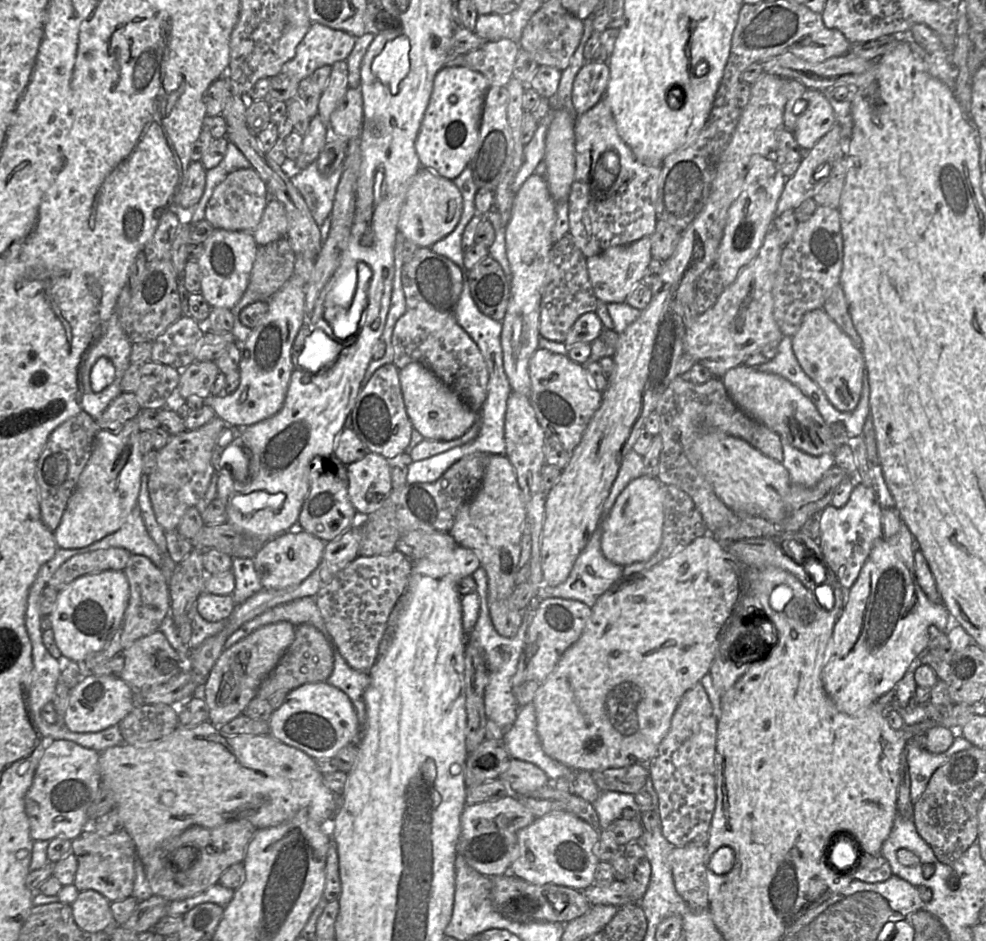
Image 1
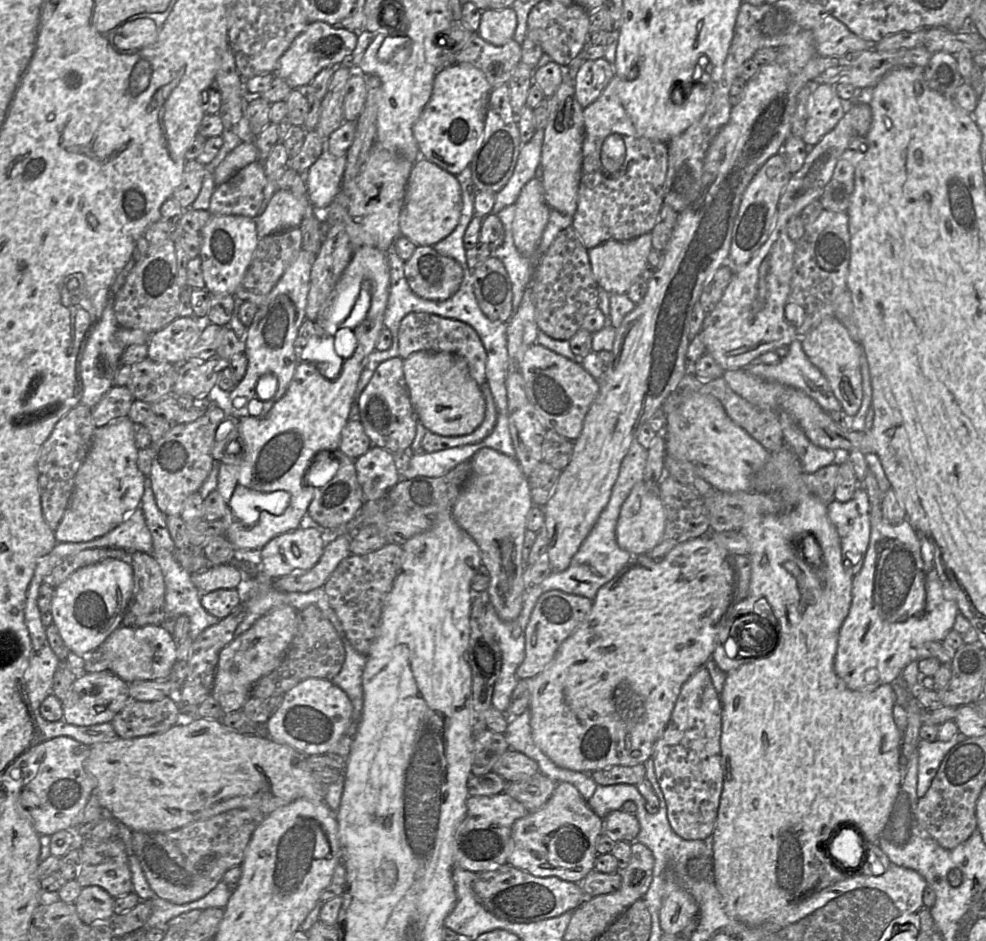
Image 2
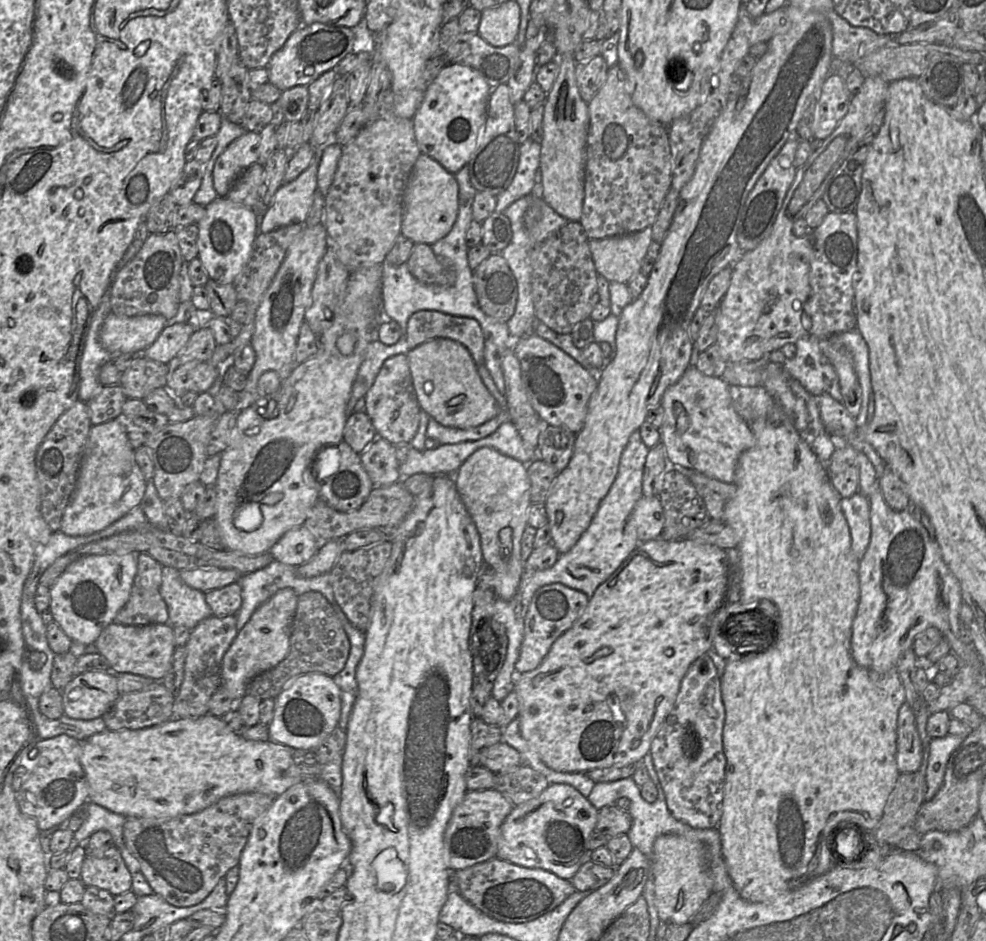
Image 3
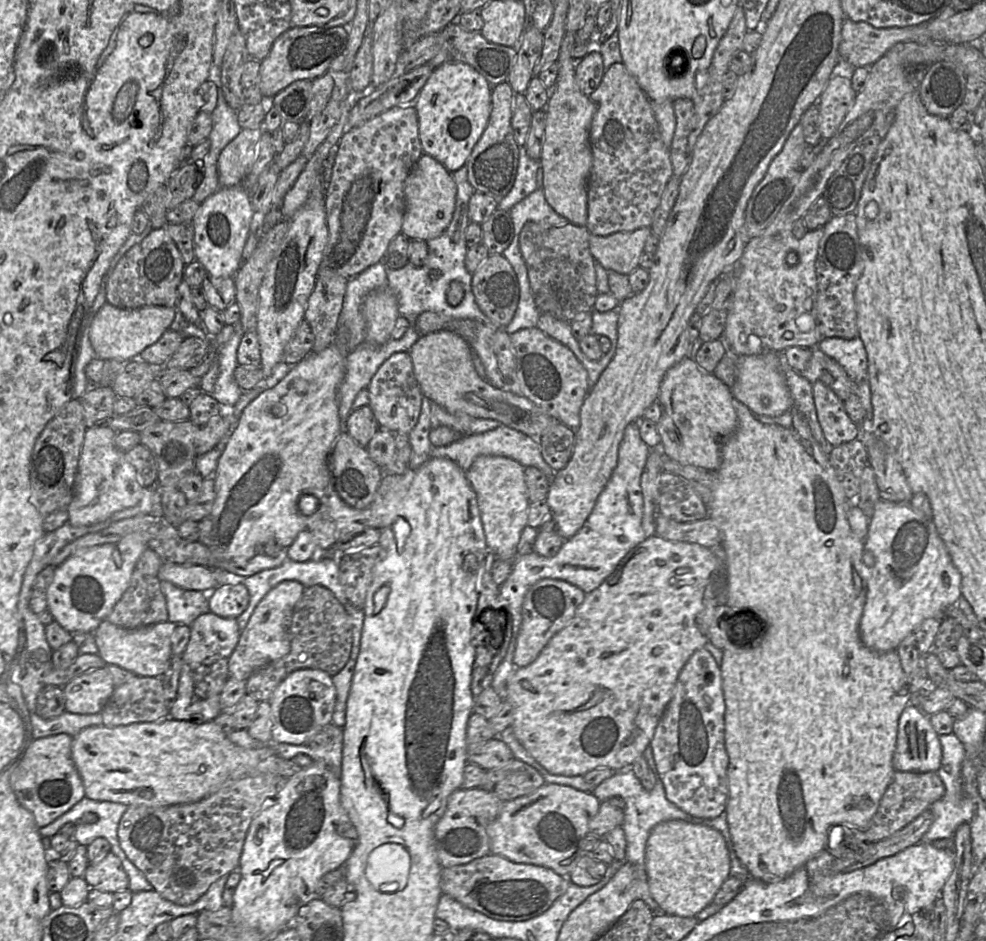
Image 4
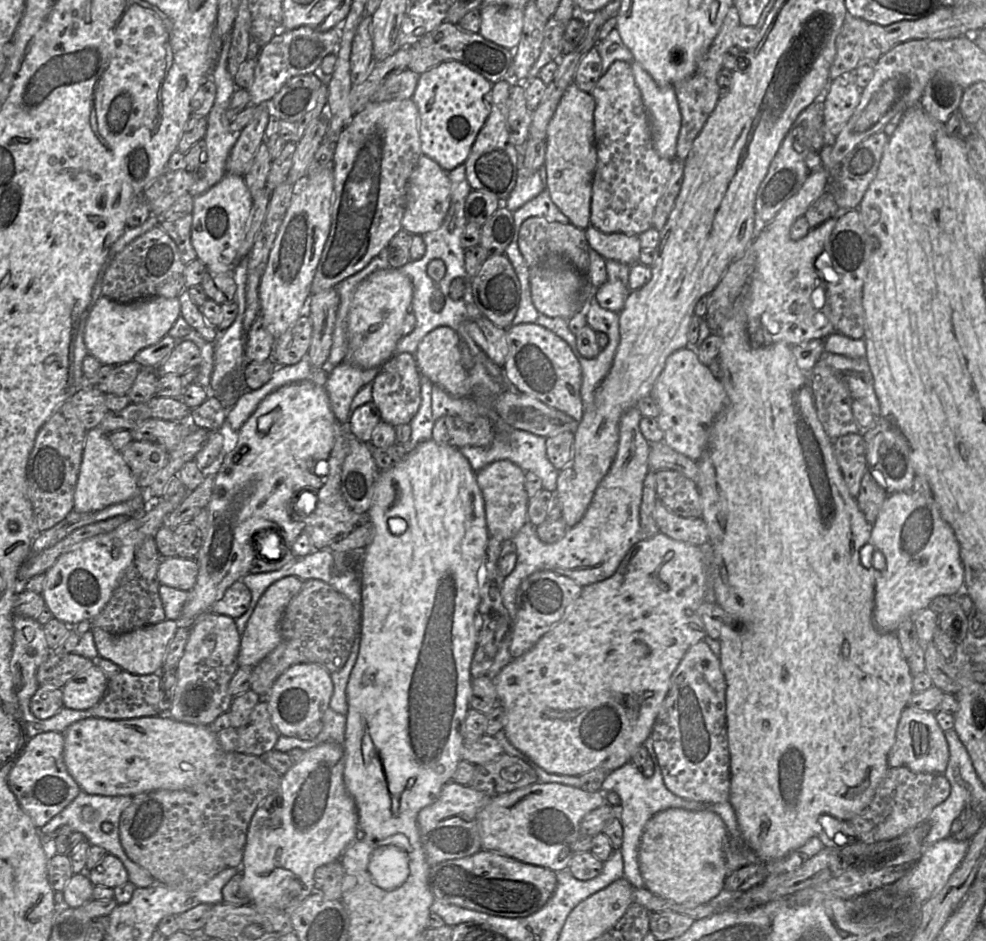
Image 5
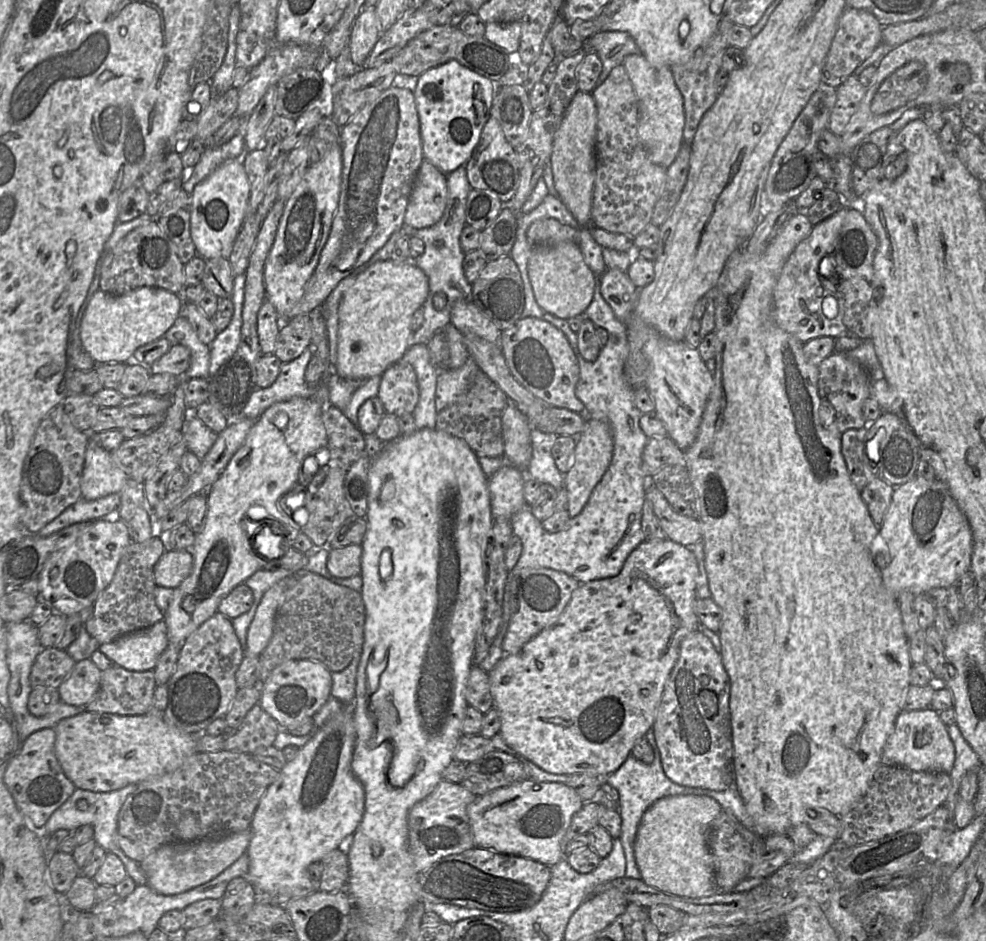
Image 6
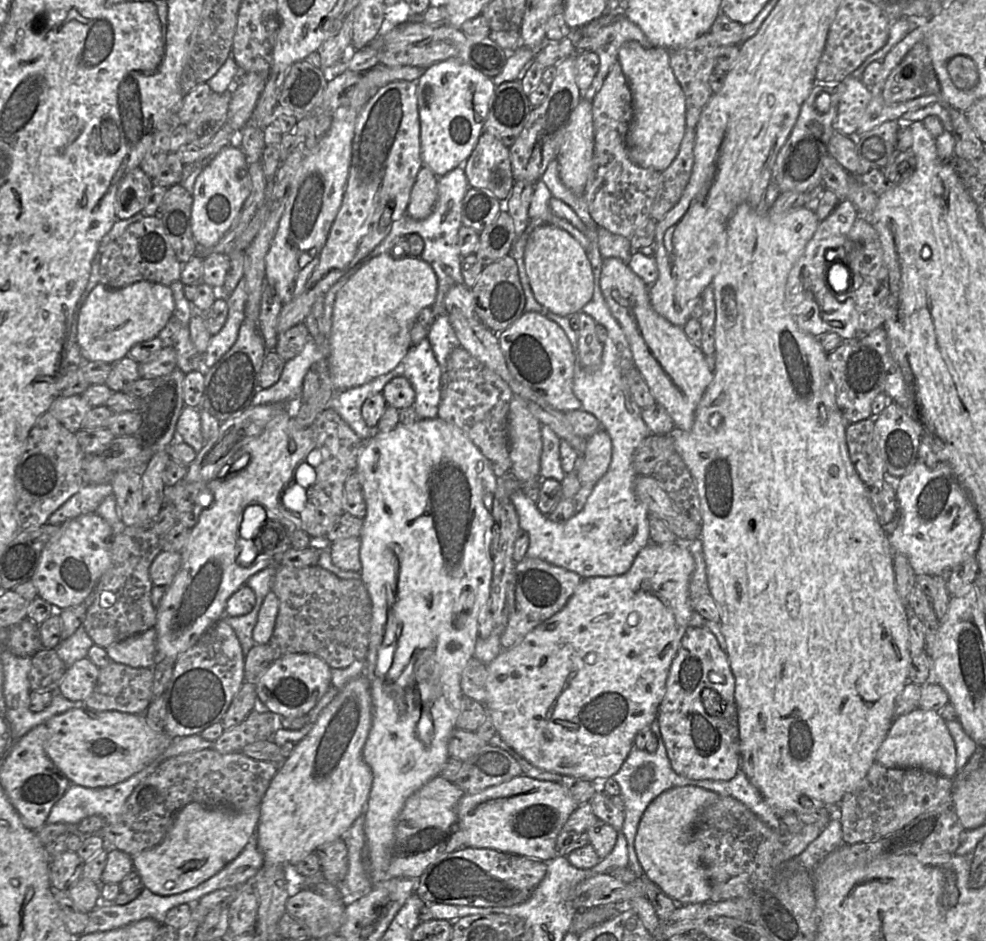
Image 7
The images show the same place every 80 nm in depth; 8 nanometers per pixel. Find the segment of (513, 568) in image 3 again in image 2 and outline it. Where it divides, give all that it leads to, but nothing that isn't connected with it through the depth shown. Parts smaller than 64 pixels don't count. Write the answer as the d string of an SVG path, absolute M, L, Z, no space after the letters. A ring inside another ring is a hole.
M492 448L480 449L470 460L471 475L452 508L452 515L459 527L476 542L481 563L489 576L487 596L498 617L505 622L515 620L522 611L524 587L524 563L522 548L527 516L533 507L529 480L523 474L517 460Z

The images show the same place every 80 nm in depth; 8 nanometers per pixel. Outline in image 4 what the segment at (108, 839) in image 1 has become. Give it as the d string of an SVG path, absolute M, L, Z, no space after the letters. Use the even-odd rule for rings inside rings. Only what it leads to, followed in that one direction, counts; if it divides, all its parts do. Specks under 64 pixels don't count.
M109 852L98 862L90 863L83 875L90 888L116 893L128 889L129 879L122 862L115 854Z

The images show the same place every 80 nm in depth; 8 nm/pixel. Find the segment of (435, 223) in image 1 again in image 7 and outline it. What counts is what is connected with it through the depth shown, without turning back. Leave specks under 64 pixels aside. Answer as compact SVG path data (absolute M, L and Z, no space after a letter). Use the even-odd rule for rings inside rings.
M427 166L420 169L413 185L407 214L415 220L427 218L433 211L438 198L438 176Z

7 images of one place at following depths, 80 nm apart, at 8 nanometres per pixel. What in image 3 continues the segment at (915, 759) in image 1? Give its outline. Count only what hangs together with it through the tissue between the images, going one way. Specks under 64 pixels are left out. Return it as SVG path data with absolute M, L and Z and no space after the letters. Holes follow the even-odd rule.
M950 735L933 738L926 747L925 777L927 791L925 800L928 801L940 789L946 770L947 762L954 750L964 739L957 735Z

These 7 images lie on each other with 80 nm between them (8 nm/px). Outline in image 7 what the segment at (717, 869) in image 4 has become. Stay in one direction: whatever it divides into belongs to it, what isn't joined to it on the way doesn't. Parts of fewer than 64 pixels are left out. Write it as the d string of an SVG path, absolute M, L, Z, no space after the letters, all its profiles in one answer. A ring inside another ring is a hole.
M687 785L670 788L644 811L634 841L643 875L678 905L710 901L712 887L695 833L702 811L718 799L714 792Z

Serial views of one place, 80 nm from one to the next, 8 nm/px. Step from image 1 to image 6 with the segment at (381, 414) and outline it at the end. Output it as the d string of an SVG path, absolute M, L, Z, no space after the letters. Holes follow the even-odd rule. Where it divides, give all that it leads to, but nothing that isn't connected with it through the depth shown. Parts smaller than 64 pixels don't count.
M404 359L388 367L381 375L377 397L386 413L397 417L413 413L419 400L418 382L413 367Z

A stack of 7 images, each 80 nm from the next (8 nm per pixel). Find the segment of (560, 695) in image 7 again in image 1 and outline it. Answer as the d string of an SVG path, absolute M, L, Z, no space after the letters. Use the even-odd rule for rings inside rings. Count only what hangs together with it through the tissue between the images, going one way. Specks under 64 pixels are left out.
M711 534L699 537L656 566L629 576L621 576L591 608L591 616L580 638L560 658L550 676L540 683L533 703L537 712L537 731L543 750L553 759L574 771L598 771L648 764L667 735L672 717L685 692L700 683L710 671L720 643L732 620L739 615L742 599L747 595L746 568Z

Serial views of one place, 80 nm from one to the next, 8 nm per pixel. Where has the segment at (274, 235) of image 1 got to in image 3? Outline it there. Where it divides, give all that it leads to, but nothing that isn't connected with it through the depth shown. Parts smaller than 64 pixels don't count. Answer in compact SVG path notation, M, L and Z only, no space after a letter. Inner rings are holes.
M334 137L315 148L312 162L297 178L278 188L264 215L258 217L258 233L306 221L317 190L317 171L322 152L331 143L336 143Z

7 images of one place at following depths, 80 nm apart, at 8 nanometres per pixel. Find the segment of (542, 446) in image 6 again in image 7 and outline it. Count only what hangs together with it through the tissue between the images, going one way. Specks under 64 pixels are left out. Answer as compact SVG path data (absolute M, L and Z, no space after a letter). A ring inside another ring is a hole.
M545 425L541 427L541 436L543 447L540 458L539 479L552 478L561 483L566 476L560 463L561 439L550 427Z

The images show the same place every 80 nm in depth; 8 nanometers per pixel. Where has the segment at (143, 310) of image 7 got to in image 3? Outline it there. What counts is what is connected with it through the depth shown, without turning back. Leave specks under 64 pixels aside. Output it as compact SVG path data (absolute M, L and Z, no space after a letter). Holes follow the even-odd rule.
M110 312L101 326L100 342L111 355L143 352L167 323L162 315L125 317Z

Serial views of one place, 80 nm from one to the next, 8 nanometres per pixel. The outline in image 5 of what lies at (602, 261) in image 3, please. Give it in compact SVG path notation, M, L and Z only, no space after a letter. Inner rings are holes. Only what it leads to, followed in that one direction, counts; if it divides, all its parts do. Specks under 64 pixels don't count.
M589 226L585 233L589 247L605 260L615 260L627 265L639 262L641 250L639 235L606 234L593 226Z

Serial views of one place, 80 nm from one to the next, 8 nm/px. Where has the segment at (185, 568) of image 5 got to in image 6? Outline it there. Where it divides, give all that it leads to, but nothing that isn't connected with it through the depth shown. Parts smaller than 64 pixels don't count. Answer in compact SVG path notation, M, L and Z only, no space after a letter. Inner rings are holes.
M167 549L154 566L156 585L177 588L190 575L193 563L190 550Z

